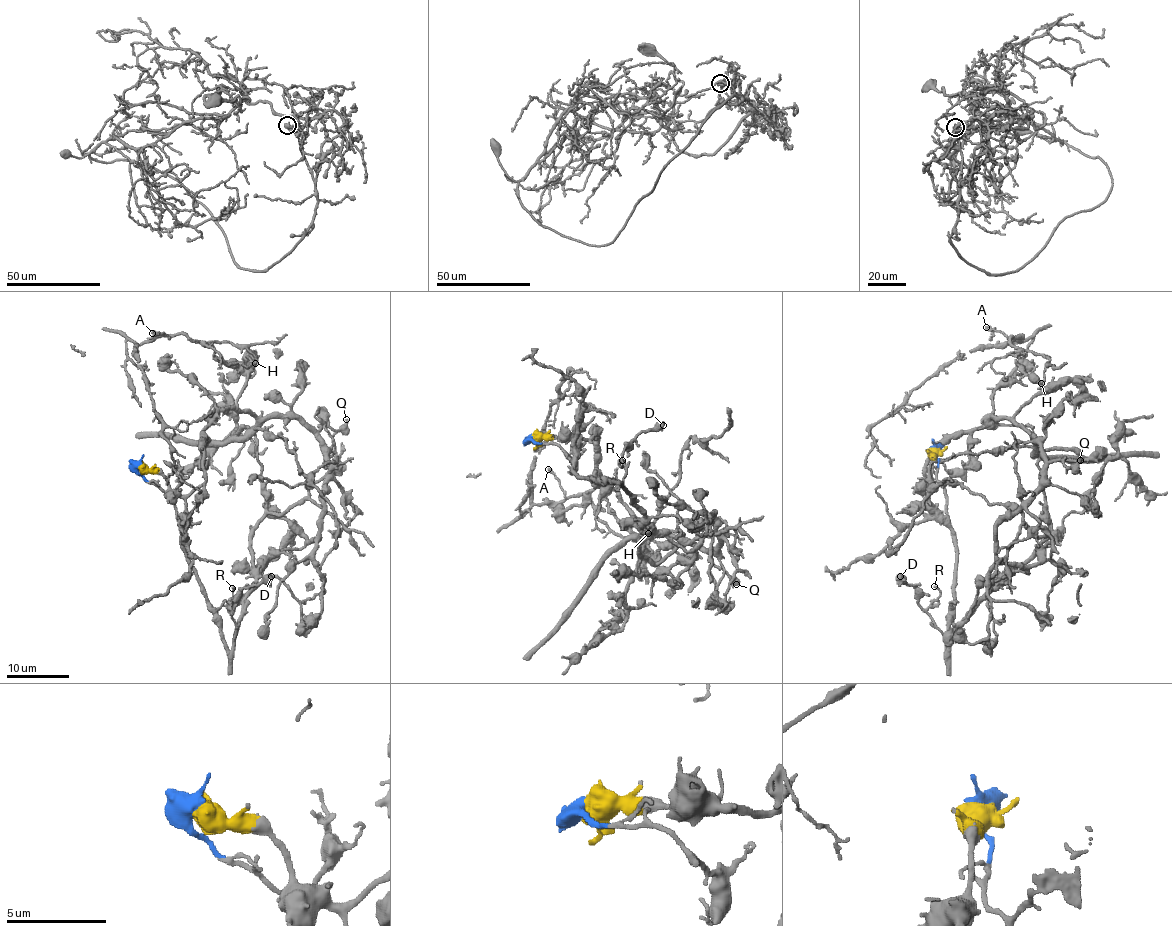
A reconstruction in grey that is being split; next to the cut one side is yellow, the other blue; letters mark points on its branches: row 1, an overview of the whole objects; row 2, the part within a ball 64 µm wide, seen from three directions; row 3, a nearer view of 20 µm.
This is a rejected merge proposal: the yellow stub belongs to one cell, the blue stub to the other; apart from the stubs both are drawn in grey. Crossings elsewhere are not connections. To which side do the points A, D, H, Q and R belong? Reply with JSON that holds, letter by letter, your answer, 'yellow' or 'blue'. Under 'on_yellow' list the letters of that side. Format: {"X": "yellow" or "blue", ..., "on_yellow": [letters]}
{"A": "yellow", "D": "blue", "H": "yellow", "Q": "yellow", "R": "blue", "on_yellow": ["A", "H", "Q"]}

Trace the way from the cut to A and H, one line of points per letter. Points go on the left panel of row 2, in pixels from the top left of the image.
A: (139, 465), (189, 495), (205, 481), (203, 433), (232, 407), (247, 378), (201, 341), (152, 332)
H: (139, 465), (189, 495), (205, 481), (203, 433), (232, 407), (247, 378), (200, 343), (243, 344), (255, 364)

